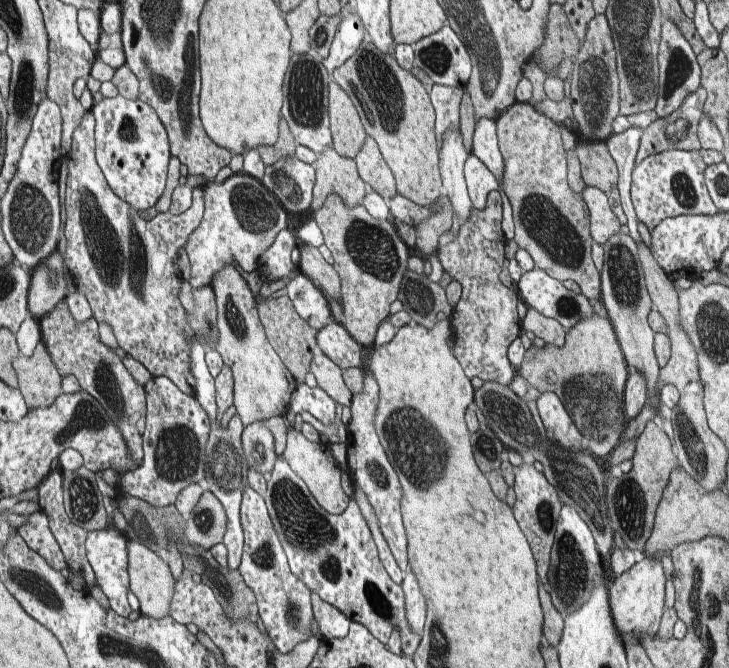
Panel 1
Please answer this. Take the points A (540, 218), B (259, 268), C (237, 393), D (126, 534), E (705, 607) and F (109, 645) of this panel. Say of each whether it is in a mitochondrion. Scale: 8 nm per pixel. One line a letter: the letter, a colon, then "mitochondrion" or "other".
A: mitochondrion
B: other
C: other
D: other
E: mitochondrion
F: mitochondrion

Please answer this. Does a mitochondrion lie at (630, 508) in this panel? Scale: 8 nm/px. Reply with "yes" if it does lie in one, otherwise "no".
yes

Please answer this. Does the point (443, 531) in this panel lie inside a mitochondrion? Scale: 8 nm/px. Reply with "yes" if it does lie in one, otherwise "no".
no

